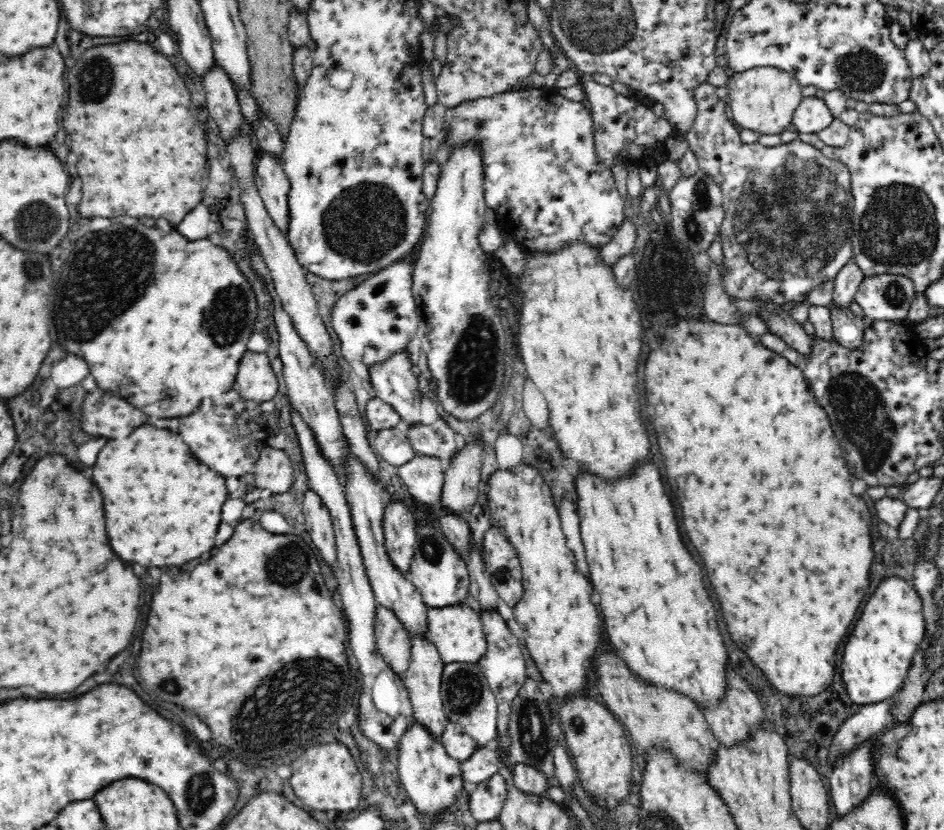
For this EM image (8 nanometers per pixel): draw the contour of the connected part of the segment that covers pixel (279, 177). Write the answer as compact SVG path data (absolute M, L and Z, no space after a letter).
M258 150L255 183L268 214L286 236L288 232L288 193L291 182L280 159Z

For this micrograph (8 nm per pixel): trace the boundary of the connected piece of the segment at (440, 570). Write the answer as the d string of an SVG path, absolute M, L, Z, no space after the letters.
M421 522L416 527L416 544L414 556L407 576L418 589L427 608L440 608L446 605L464 604L469 592L469 572L467 562L460 552L451 544L441 527L430 526L428 522Z

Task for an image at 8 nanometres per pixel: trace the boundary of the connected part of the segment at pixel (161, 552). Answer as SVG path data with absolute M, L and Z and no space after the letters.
M150 424L136 428L128 438L110 440L98 454L92 480L104 496L106 530L114 552L128 562L142 566L182 566L214 548L220 526L220 508L228 498L224 478L208 466L192 460L188 446L180 436L158 430Z

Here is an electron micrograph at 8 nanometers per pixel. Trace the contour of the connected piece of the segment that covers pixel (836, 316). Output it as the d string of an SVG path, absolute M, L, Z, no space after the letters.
M833 302L828 307L832 317L833 338L836 342L849 349L860 346L866 328L861 319L848 308L840 308Z

